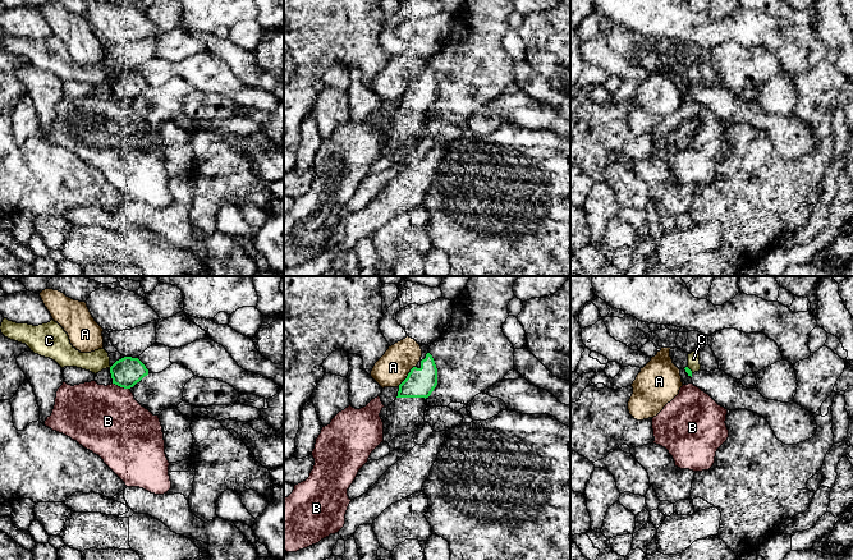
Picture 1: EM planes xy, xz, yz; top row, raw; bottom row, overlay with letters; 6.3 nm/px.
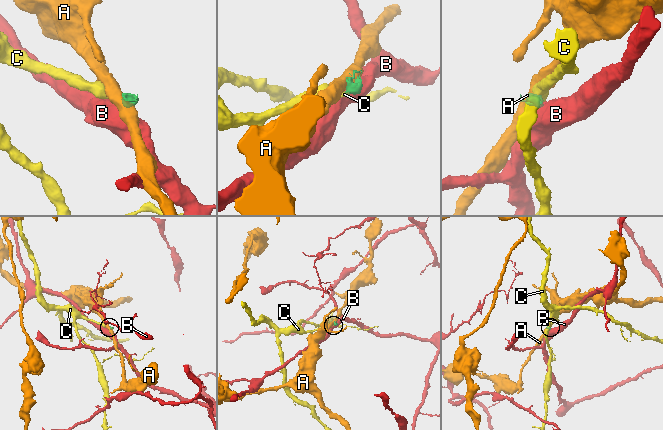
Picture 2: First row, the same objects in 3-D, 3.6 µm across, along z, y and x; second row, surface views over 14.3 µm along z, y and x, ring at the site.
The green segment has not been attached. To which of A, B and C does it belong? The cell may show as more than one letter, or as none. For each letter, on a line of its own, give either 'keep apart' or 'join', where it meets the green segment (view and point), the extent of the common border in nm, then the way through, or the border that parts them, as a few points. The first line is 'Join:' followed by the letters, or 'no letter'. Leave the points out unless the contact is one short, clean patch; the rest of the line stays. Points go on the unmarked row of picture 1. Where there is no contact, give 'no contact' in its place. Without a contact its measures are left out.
Join: no letter
A: keep apart | xz (407, 90) | 180 nm
B: keep apart | xy (122, 100) | 120 nm
C: keep apart | yz (689, 83) | 60 nm

